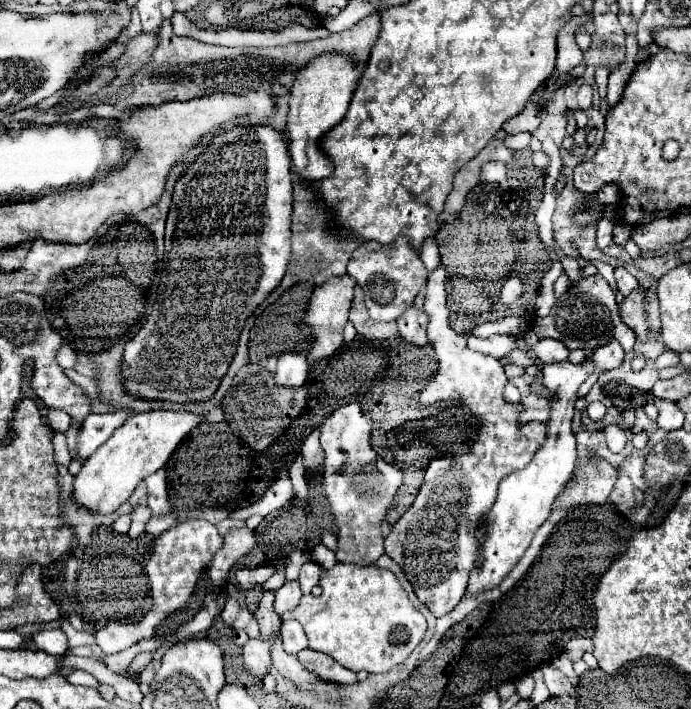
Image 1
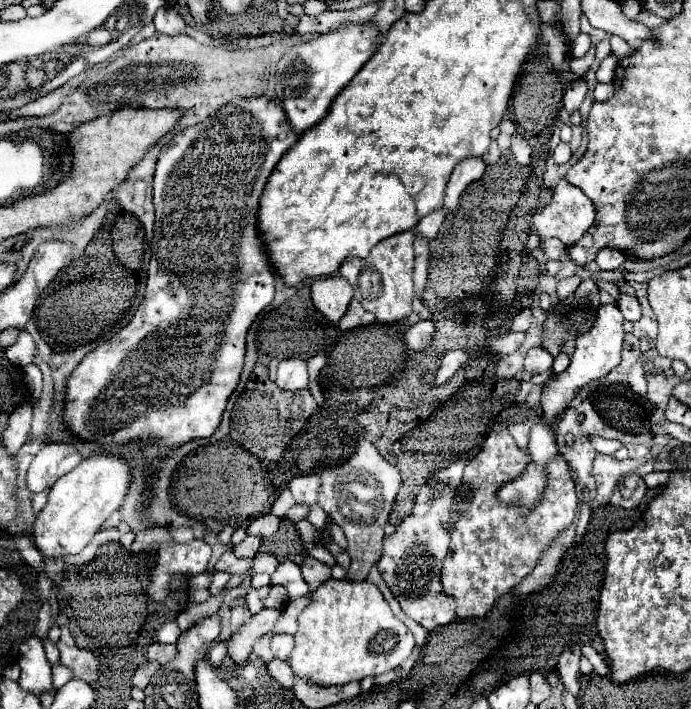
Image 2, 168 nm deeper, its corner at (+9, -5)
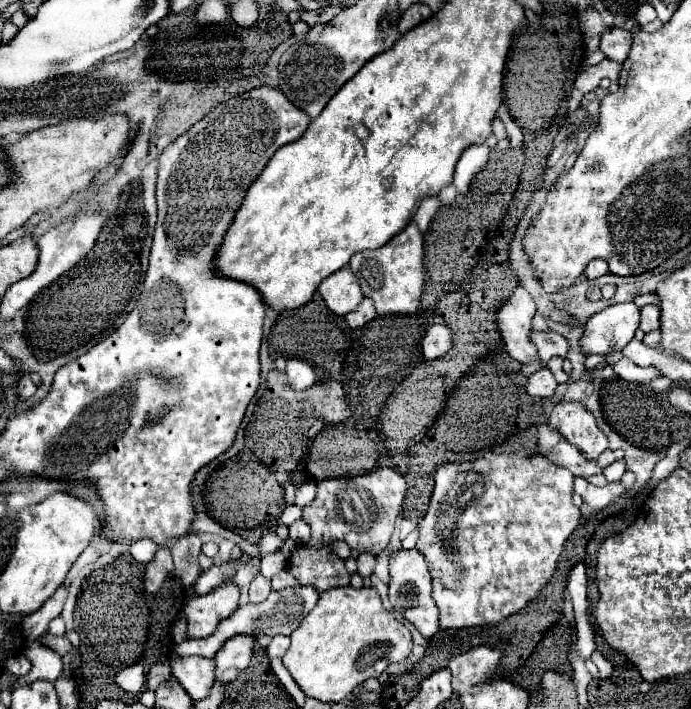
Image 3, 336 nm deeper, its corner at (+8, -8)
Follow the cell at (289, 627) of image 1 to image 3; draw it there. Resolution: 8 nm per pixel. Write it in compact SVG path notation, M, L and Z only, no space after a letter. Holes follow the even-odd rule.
M273 636L271 644L267 646L267 656L269 658L275 658L275 656L283 658L287 648L289 648L289 636Z

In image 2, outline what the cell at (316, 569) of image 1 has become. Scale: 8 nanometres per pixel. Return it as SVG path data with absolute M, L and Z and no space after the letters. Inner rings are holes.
M288 559L276 567L276 571L270 577L270 585L284 585L292 599L308 595L308 585L300 573L300 567Z

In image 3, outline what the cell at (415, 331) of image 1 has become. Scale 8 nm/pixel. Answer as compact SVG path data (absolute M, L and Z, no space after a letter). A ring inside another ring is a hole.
M433 324L427 328L421 342L424 360L435 360L443 356L451 346L451 330L443 324Z

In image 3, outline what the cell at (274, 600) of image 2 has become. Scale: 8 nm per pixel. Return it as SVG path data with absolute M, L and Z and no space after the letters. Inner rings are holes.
M297 586L297 588L285 588L279 592L271 592L267 596L267 600L263 600L261 604L243 604L235 610L235 614L231 614L229 618L225 618L217 632L209 638L203 640L185 640L181 644L175 646L175 654L177 656L207 656L213 658L215 652L223 646L223 642L235 634L251 634L251 636L259 636L259 634L267 634L267 636L277 636L277 634L291 634L299 622L315 608L317 604L317 590L313 586Z

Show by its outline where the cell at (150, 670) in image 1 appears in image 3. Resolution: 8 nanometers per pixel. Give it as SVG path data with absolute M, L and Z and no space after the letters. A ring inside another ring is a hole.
M161 662L161 664L155 664L149 668L147 672L147 688L149 690L155 690L163 680L167 680L171 676L171 666L167 662Z

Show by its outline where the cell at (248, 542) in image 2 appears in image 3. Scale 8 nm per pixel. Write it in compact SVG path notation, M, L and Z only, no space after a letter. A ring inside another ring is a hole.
M269 532L259 540L257 546L259 546L259 558L263 558L265 554L271 554L271 552L279 550L283 546L283 540L279 540L279 536L275 532Z

